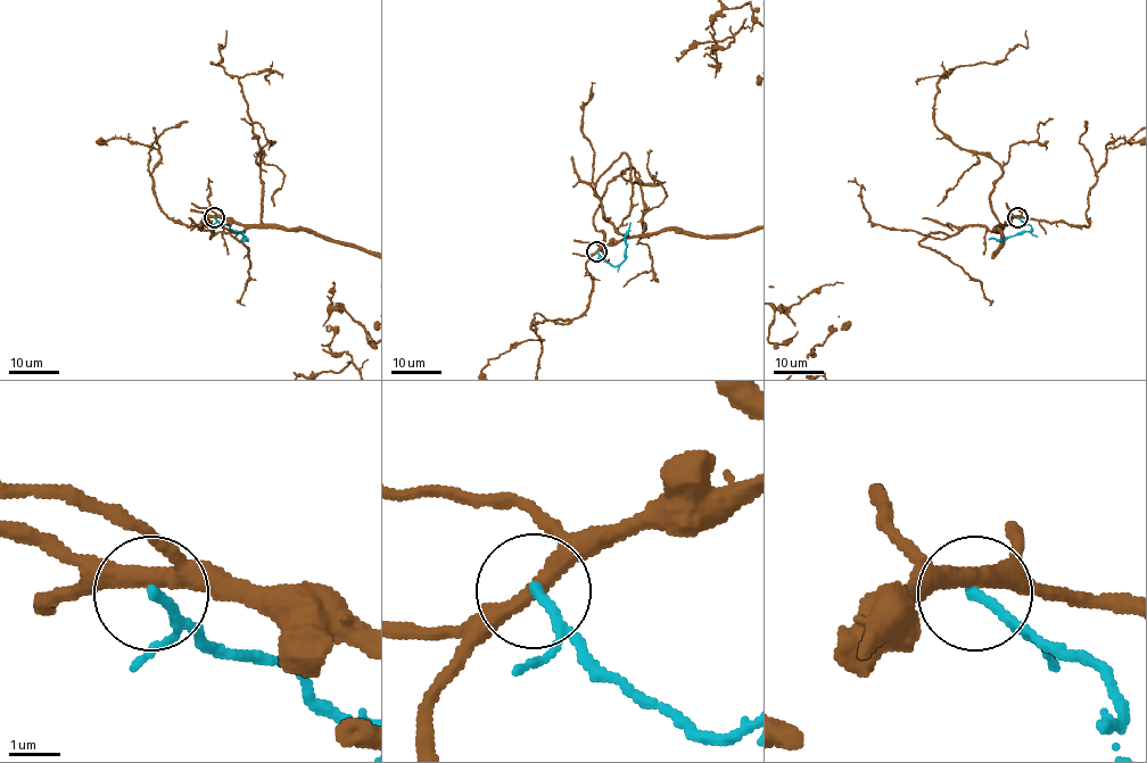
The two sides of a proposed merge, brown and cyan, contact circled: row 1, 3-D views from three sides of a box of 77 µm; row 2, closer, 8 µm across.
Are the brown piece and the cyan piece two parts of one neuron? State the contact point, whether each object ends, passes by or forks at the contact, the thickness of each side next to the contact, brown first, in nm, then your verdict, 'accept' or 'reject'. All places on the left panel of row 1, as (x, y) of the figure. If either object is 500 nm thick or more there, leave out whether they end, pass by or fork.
at (214, 217); brown passes by; cyan ends there; 360 nm thick on the brown side, 200 nm on the other; reject

